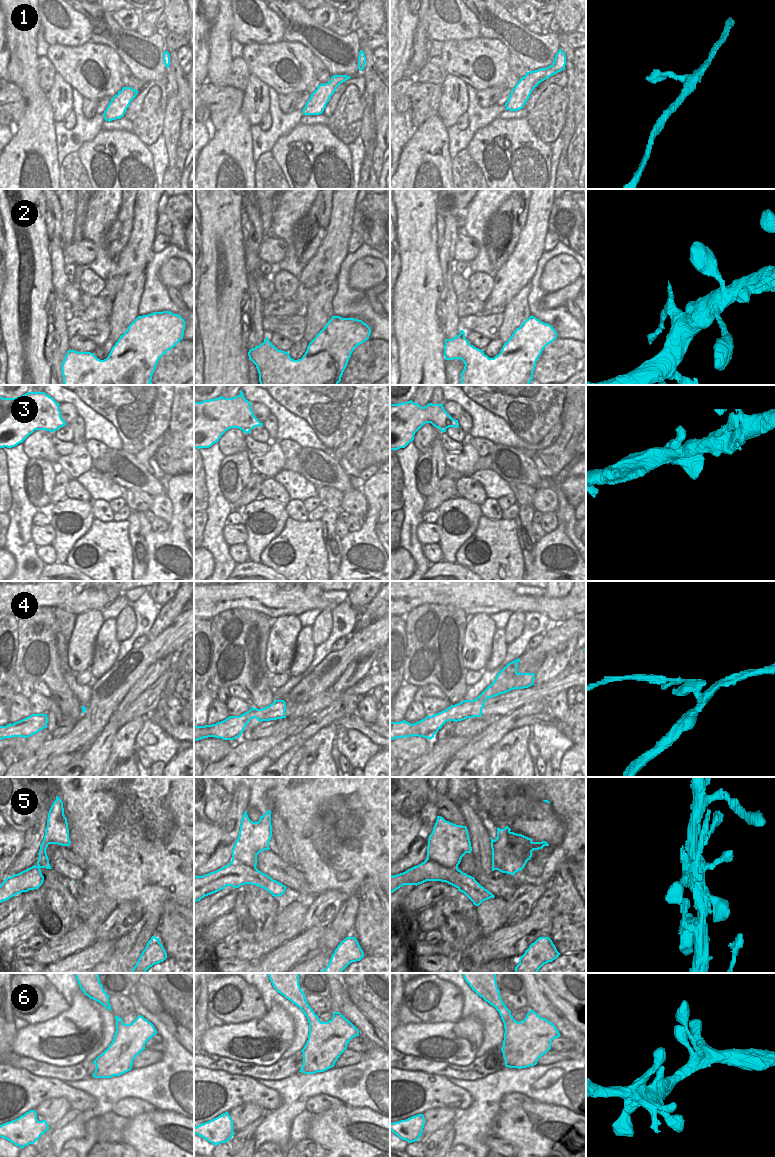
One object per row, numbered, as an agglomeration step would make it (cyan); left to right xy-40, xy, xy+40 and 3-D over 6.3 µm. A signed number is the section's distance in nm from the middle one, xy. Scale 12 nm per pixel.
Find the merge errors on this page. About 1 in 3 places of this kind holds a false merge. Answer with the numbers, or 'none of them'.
2, 4

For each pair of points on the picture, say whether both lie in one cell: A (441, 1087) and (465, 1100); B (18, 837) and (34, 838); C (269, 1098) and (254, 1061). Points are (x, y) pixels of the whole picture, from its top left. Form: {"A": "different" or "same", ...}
{"A": "same", "B": "different", "C": "different"}

